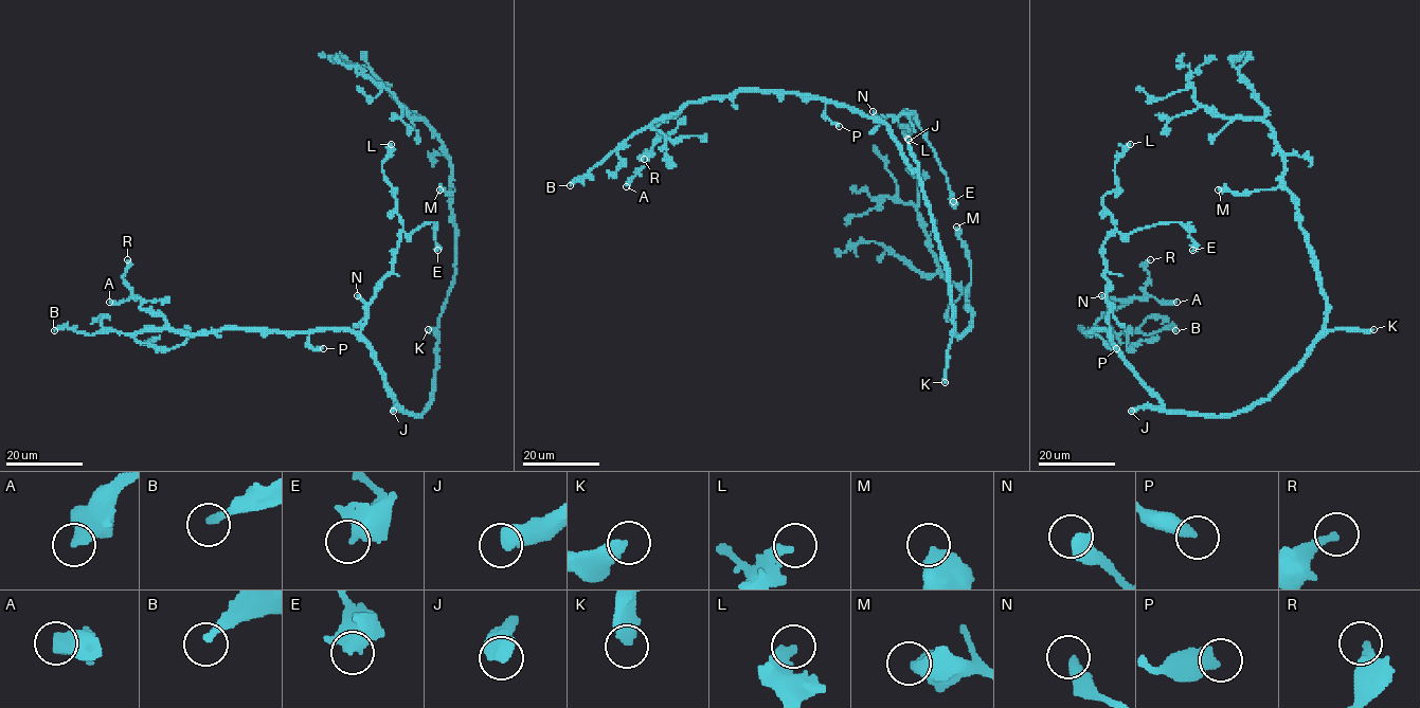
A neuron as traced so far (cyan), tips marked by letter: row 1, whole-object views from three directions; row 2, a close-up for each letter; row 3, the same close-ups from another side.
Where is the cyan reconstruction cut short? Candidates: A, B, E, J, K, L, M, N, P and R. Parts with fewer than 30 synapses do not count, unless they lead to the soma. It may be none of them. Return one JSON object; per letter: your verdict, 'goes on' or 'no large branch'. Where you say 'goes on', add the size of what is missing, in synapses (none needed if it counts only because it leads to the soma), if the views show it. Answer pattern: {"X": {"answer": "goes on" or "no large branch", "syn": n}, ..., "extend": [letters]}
{"A": {"answer": "no large branch"}, "B": {"answer": "goes on", "syn": 40}, "E": {"answer": "no large branch"}, "J": {"answer": "no large branch"}, "K": {"answer": "goes on", "syn": 170}, "L": {"answer": "no large branch"}, "M": {"answer": "no large branch"}, "N": {"answer": "no large branch"}, "P": {"answer": "no large branch"}, "R": {"answer": "no large branch"}, "extend": ["B", "K"]}

